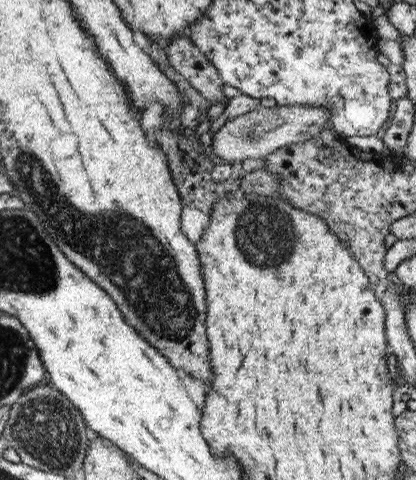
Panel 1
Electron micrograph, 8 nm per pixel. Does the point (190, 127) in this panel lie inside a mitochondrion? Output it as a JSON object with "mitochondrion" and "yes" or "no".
{"mitochondrion":"no"}

